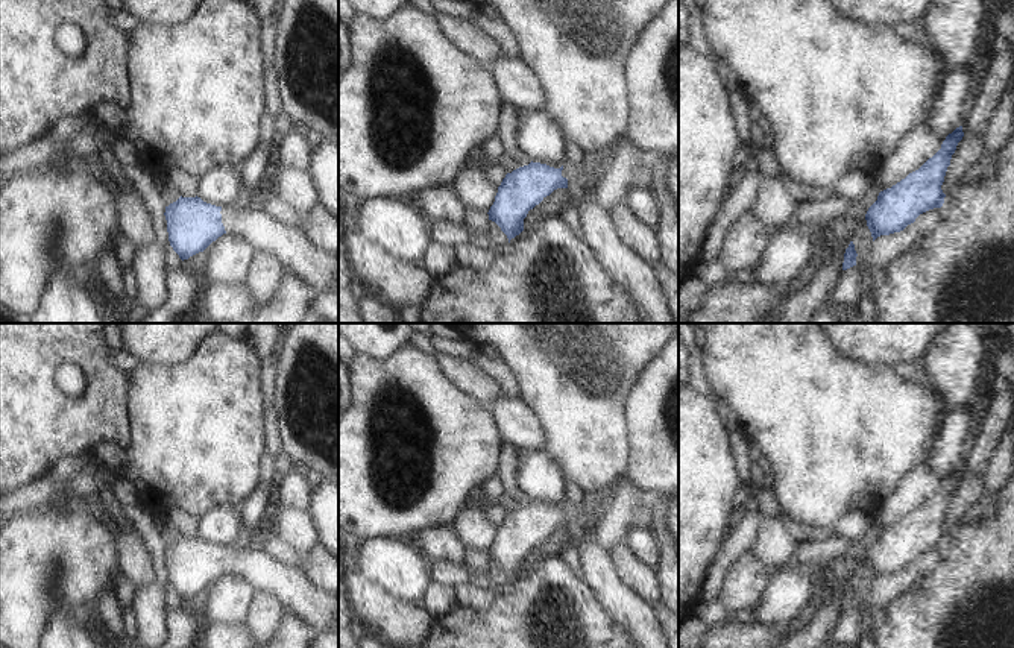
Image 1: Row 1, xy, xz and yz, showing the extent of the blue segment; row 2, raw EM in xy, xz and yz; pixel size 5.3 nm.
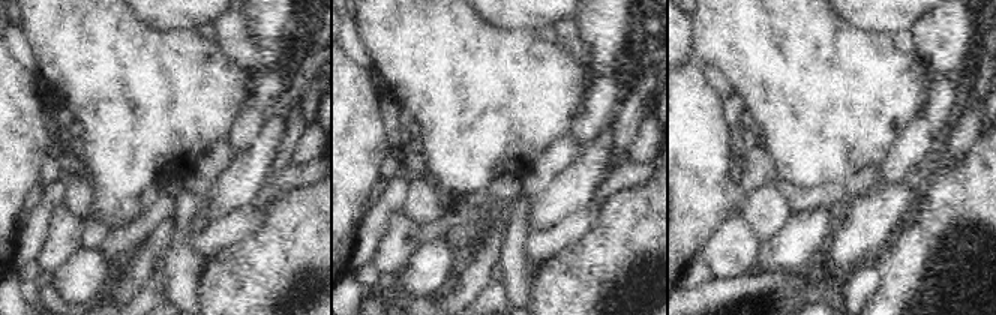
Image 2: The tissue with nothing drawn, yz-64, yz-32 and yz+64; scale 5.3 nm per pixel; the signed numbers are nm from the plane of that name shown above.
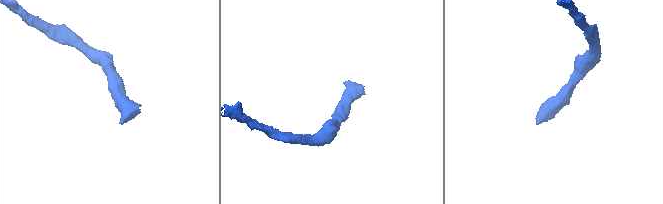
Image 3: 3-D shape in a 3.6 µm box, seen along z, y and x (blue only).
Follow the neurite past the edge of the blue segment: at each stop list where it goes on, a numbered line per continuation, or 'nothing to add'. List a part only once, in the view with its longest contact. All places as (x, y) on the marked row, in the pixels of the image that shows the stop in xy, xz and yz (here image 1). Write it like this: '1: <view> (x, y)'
1: xy (316, 267)

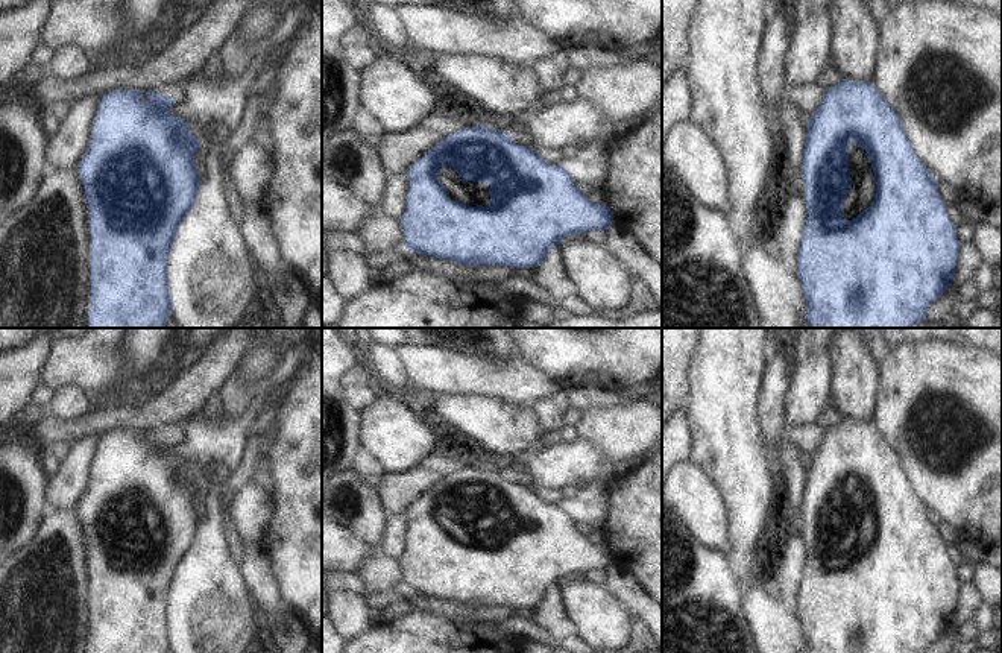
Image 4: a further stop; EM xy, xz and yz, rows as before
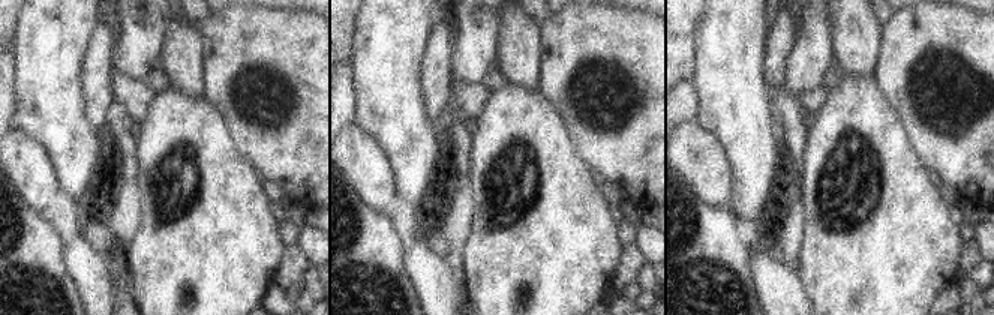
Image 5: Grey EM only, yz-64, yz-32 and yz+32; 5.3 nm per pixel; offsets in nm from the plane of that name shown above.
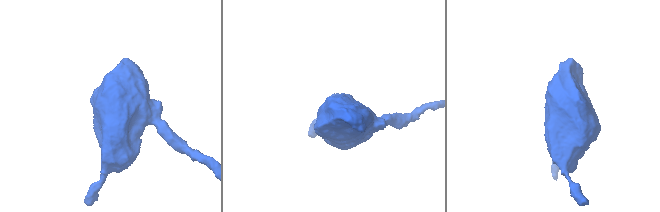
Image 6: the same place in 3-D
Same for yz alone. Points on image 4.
1: yz (861, 193)

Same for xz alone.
1: xz (471, 193)

